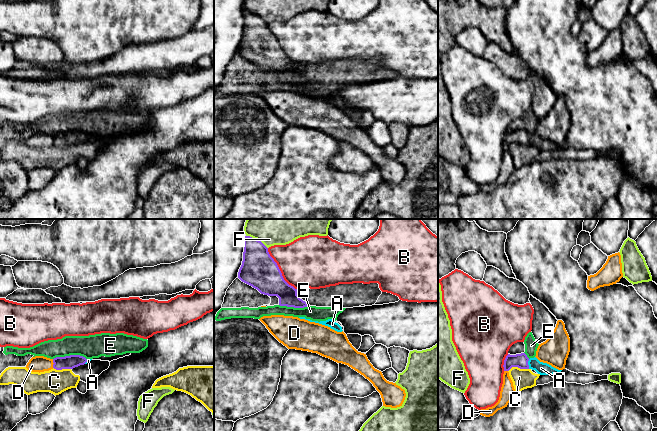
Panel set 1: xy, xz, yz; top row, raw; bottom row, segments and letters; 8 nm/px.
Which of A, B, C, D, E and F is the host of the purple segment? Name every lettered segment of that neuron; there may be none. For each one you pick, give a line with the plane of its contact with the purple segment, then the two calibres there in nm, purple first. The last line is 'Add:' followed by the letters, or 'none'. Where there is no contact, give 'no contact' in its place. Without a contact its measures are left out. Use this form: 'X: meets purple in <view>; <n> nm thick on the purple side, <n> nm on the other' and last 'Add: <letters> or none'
A: meets purple in yz; 110 nm thick on the purple side, 100 nm on the other
Add: A

